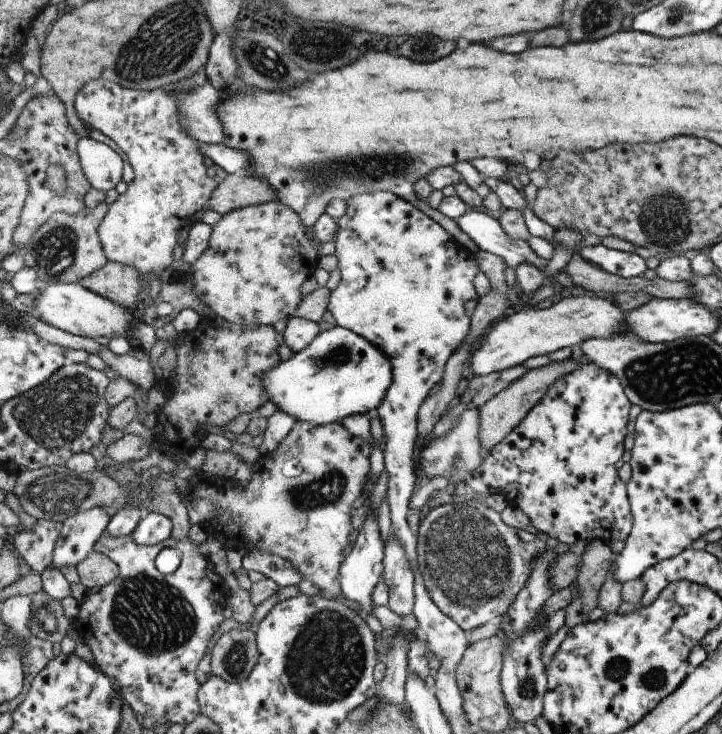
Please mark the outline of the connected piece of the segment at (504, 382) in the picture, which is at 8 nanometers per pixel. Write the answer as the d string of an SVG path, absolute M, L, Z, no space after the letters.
M517 365L498 373L471 378L469 388L473 406L482 407L486 405L494 396L509 388L509 385L513 385L515 381L518 381L530 370L523 365Z

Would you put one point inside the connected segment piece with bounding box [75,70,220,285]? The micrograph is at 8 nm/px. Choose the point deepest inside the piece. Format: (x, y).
(145, 223)

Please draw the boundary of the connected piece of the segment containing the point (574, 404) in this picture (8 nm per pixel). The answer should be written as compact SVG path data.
M594 363L580 364L547 389L543 402L533 408L516 430L489 452L484 463L465 483L470 490L483 496L493 493L503 495L510 506L526 514L533 530L556 538L561 544L599 539L608 546L619 540L624 541L632 527L632 518L626 484L619 478L615 462L624 451L621 443L626 434L629 408L631 403L615 376Z

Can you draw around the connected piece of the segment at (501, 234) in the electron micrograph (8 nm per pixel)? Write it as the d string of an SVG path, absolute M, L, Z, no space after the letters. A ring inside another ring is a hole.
M473 208L458 218L456 224L481 250L503 257L513 269L523 263L537 265L543 272L548 267L548 260L541 258L528 241L512 239L487 210Z

